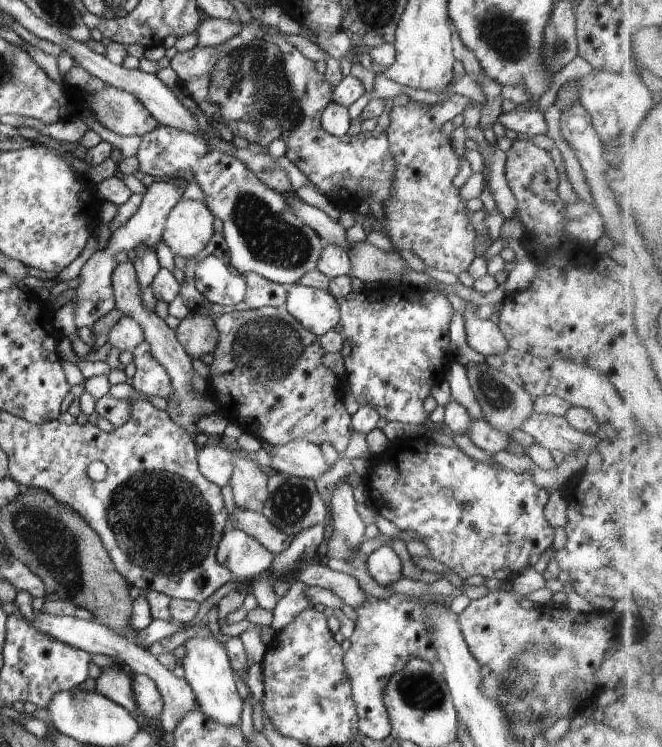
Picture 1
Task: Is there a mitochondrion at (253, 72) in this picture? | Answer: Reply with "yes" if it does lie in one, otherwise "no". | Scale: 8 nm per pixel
yes

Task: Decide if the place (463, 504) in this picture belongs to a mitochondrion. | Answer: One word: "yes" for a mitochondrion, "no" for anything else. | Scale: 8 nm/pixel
yes

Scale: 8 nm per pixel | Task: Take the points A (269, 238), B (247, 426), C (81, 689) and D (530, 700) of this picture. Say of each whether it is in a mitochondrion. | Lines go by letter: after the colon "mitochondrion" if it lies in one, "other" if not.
A: mitochondrion
B: other
C: other
D: mitochondrion

